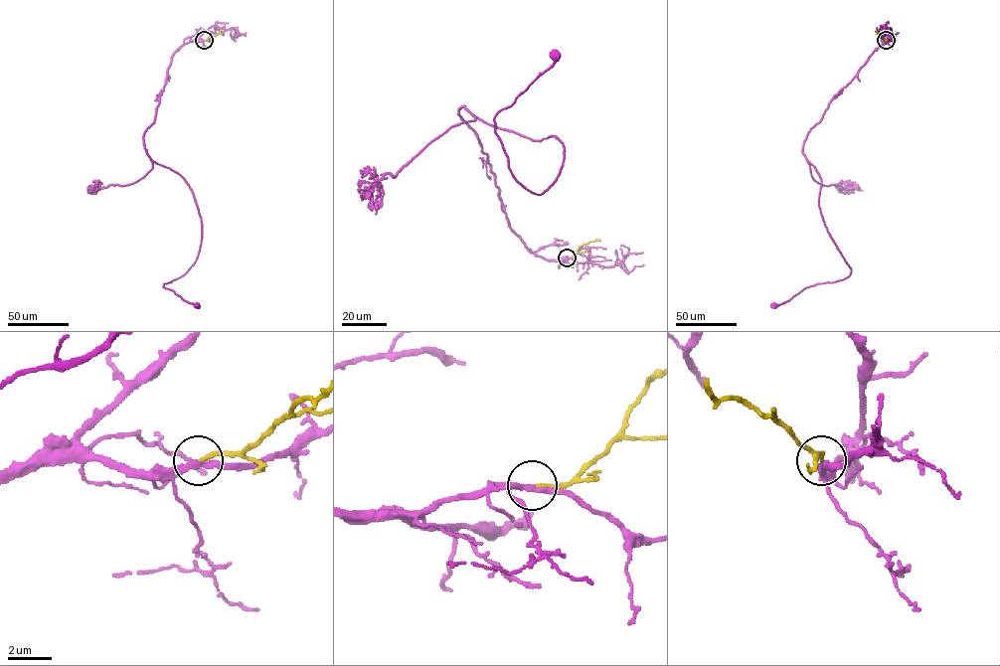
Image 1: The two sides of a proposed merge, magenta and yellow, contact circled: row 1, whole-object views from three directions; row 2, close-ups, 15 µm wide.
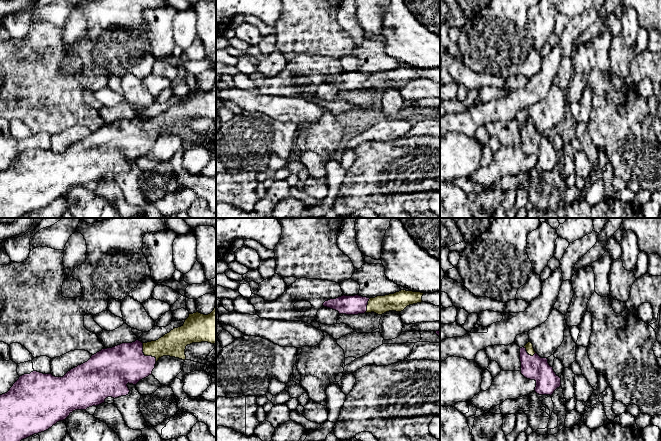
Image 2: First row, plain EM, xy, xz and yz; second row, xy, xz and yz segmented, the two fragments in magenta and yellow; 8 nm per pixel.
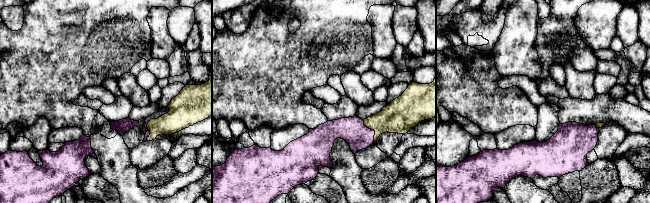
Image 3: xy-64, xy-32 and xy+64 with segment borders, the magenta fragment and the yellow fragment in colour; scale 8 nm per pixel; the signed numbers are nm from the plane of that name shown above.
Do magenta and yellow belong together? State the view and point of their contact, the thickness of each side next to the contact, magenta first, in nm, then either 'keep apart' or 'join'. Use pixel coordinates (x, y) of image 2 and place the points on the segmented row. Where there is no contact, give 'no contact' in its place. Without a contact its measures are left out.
xy (147, 356) | 320/200 nm | join

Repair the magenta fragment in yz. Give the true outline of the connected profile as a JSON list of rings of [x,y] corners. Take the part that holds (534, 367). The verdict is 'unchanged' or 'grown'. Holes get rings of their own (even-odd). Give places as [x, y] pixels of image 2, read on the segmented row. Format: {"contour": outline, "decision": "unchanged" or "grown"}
{"contour": [[[528,342],[520,348],[521,374],[536,381],[535,392],[539,395],[552,395],[561,386],[561,378],[556,375],[547,358],[541,358]]], "decision": "grown"}

